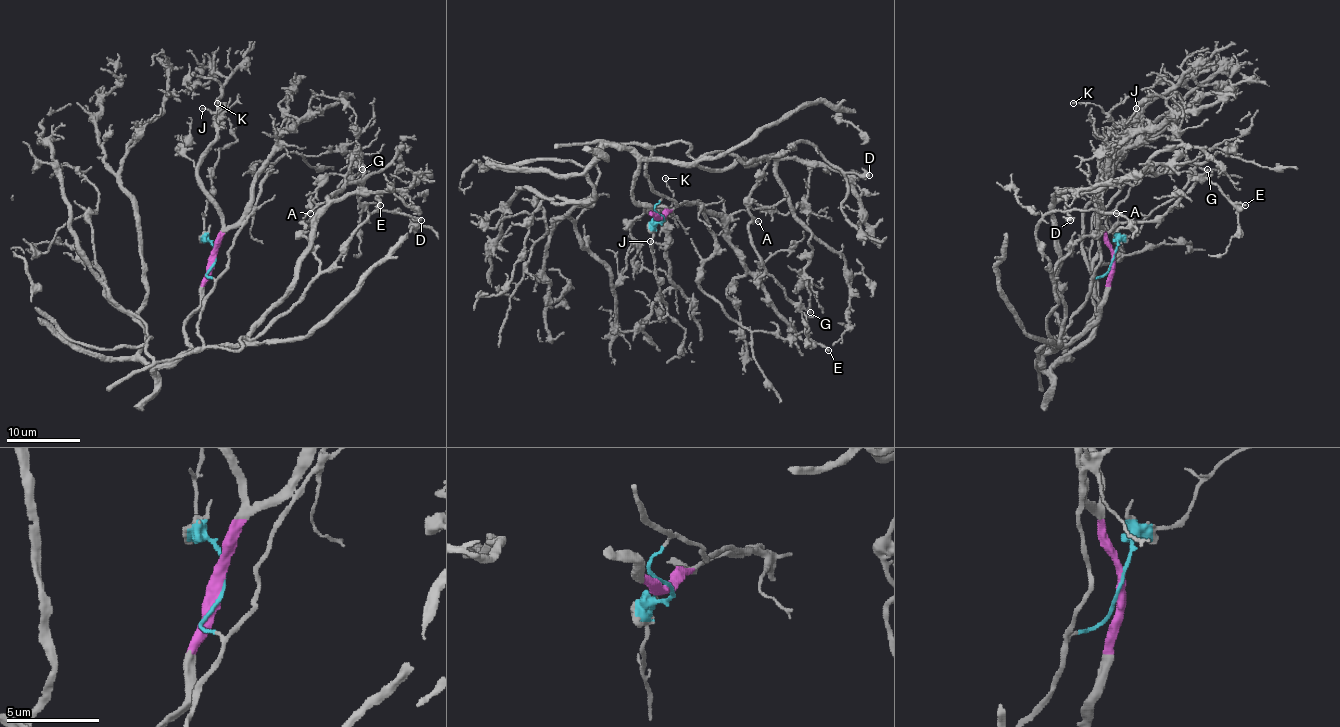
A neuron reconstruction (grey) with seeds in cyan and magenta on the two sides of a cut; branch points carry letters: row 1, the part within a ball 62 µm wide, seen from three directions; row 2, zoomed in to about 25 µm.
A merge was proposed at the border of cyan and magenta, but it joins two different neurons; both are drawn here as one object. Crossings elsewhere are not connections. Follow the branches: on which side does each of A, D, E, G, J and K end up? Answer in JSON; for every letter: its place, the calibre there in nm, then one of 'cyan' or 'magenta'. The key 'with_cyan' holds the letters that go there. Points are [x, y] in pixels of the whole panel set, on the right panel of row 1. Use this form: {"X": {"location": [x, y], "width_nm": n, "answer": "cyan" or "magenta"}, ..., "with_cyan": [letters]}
{"A": {"location": [1116, 213], "width_nm": 120, "answer": "cyan"}, "D": {"location": [1070, 220], "width_nm": 360, "answer": "cyan"}, "E": {"location": [1245, 205], "width_nm": 160, "answer": "cyan"}, "G": {"location": [1207, 169], "width_nm": 160, "answer": "cyan"}, "J": {"location": [1136, 108], "width_nm": 120, "answer": "magenta"}, "K": {"location": [1073, 103], "width_nm": 110, "answer": "magenta"}, "with_cyan": ["A", "D", "E", "G"]}

